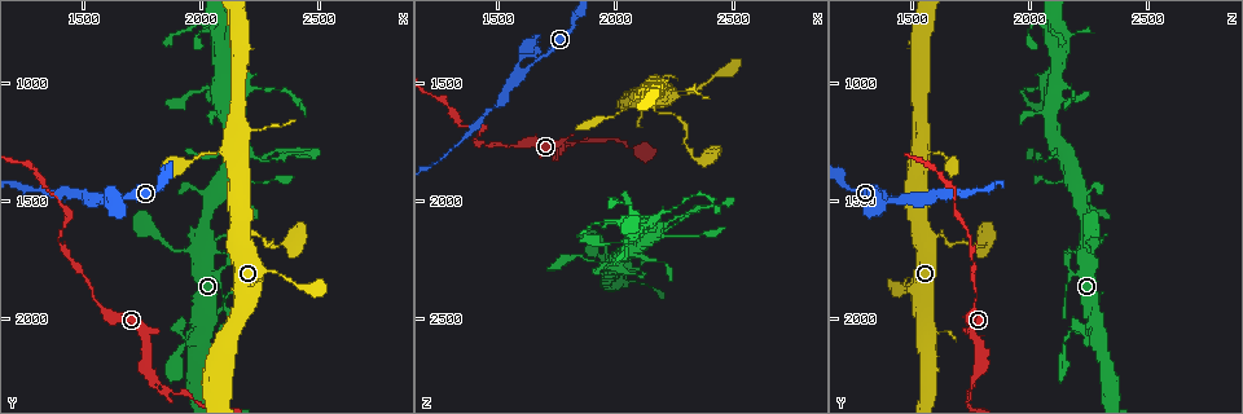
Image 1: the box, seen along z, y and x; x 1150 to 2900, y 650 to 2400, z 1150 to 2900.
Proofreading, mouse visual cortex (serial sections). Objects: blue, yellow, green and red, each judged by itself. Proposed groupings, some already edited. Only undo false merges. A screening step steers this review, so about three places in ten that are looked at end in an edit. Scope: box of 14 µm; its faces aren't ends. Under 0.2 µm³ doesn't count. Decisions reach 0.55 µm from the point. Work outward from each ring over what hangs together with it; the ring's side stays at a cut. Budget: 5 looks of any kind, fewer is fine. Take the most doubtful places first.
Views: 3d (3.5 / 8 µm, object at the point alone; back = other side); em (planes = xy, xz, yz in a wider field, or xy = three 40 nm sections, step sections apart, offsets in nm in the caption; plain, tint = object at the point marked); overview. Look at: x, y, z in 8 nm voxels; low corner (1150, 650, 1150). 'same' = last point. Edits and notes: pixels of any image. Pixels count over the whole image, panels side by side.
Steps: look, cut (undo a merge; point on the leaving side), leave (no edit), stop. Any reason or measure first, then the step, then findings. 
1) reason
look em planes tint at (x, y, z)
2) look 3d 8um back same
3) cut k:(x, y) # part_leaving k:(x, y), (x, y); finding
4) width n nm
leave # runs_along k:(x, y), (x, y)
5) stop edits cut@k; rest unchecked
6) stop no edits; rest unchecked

sharp bend
look 3d 3.5um at (2150, 1650, 1600)

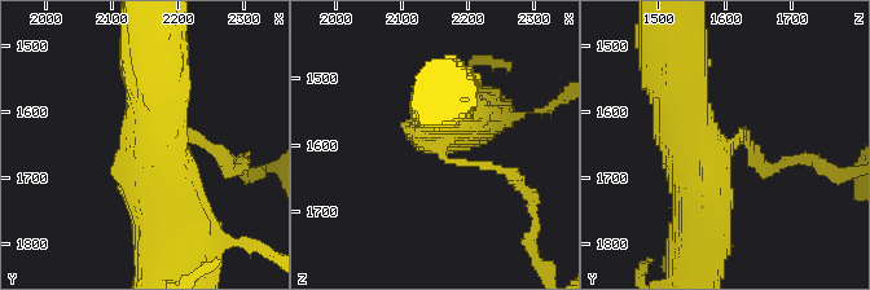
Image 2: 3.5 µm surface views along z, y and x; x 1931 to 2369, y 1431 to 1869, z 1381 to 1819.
look em xy step 2 tint at (2150, 1660, 1595)

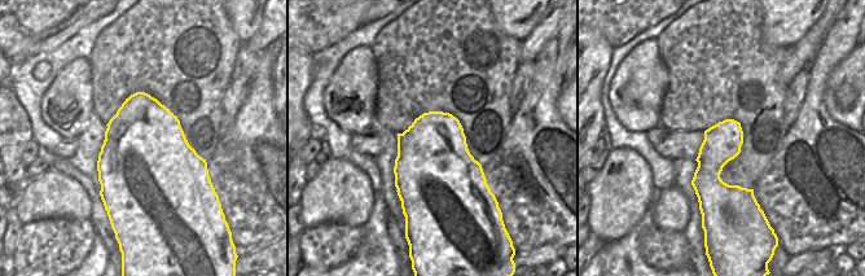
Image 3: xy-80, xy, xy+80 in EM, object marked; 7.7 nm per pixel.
look em xy step 1 tint same

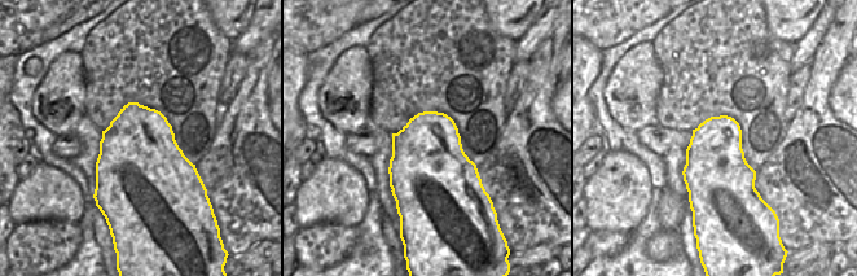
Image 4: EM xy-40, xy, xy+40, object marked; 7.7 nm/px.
leave # runs_along 2:(697, 247), (699, 163), (673, 80); continuous, no second cell

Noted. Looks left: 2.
calibre changes
look 3d 3.5um at (1800, 2240, 1770)

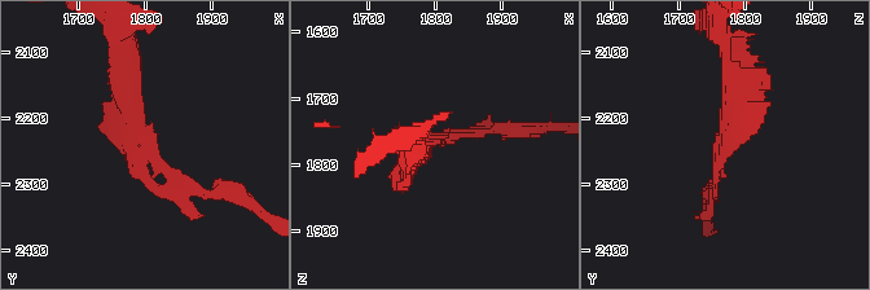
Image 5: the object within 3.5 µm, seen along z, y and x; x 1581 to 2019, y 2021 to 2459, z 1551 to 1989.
leave # runs_along 5:(126, 64), (137, 143), (209, 194); all the same cell

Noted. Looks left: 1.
stop no edits; rest unchecked

